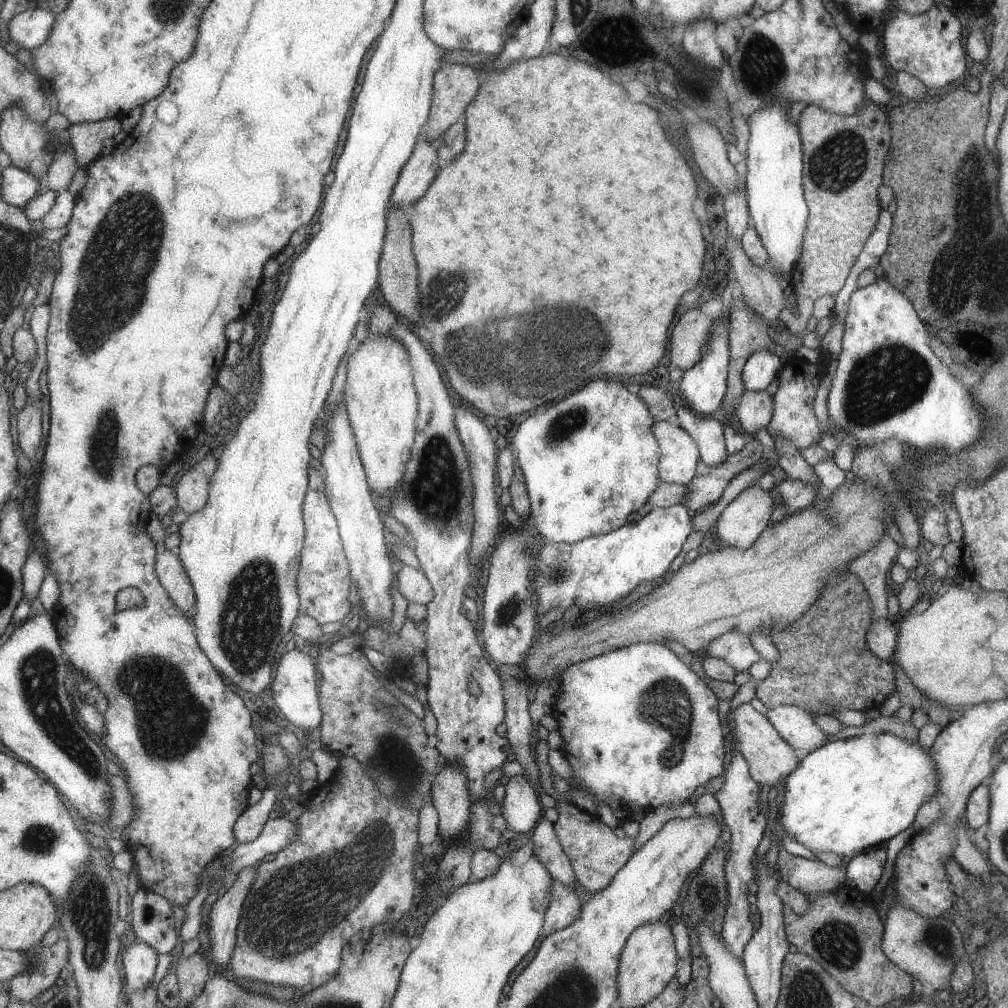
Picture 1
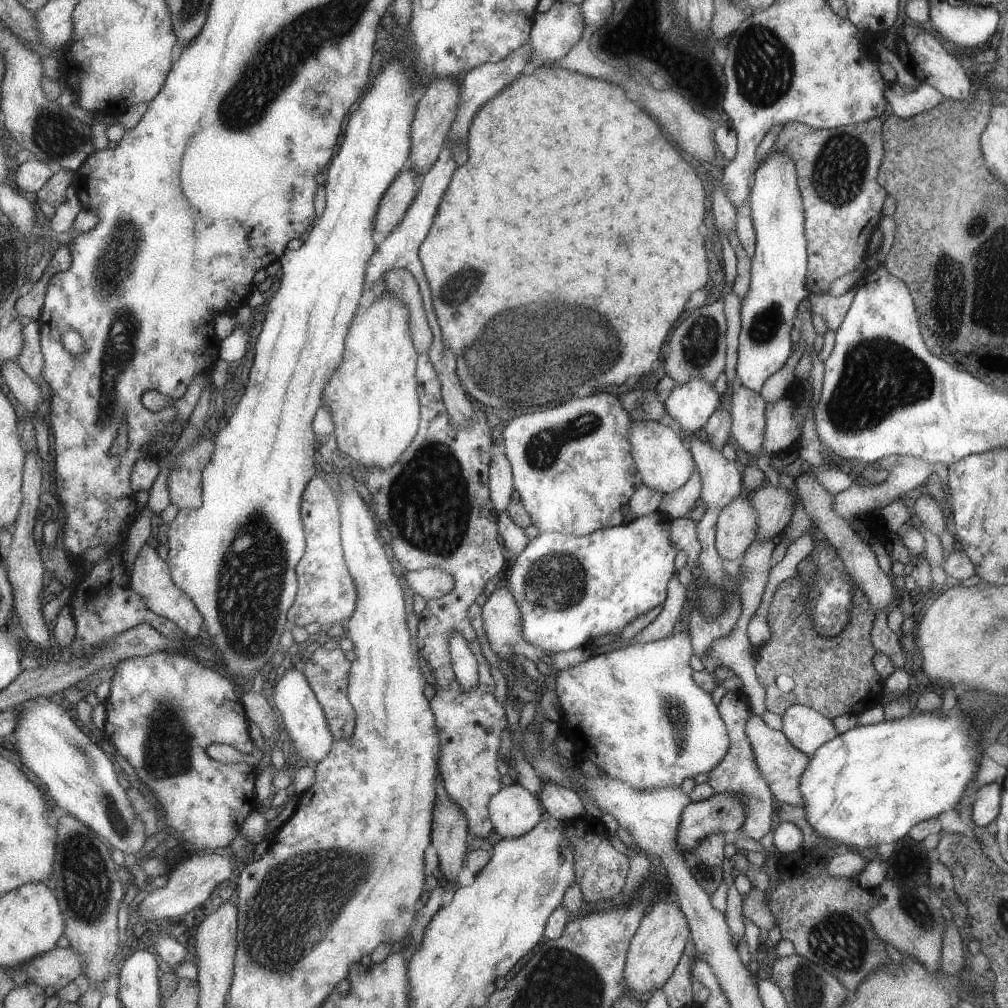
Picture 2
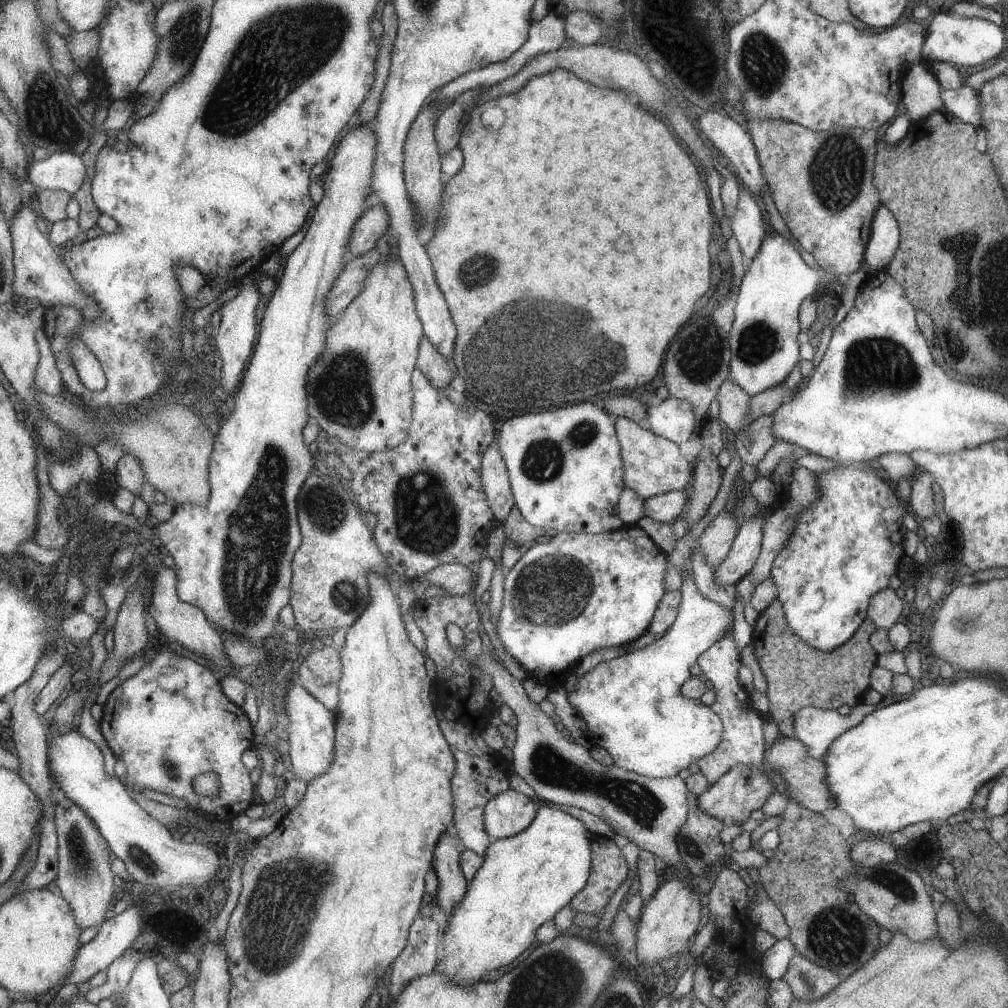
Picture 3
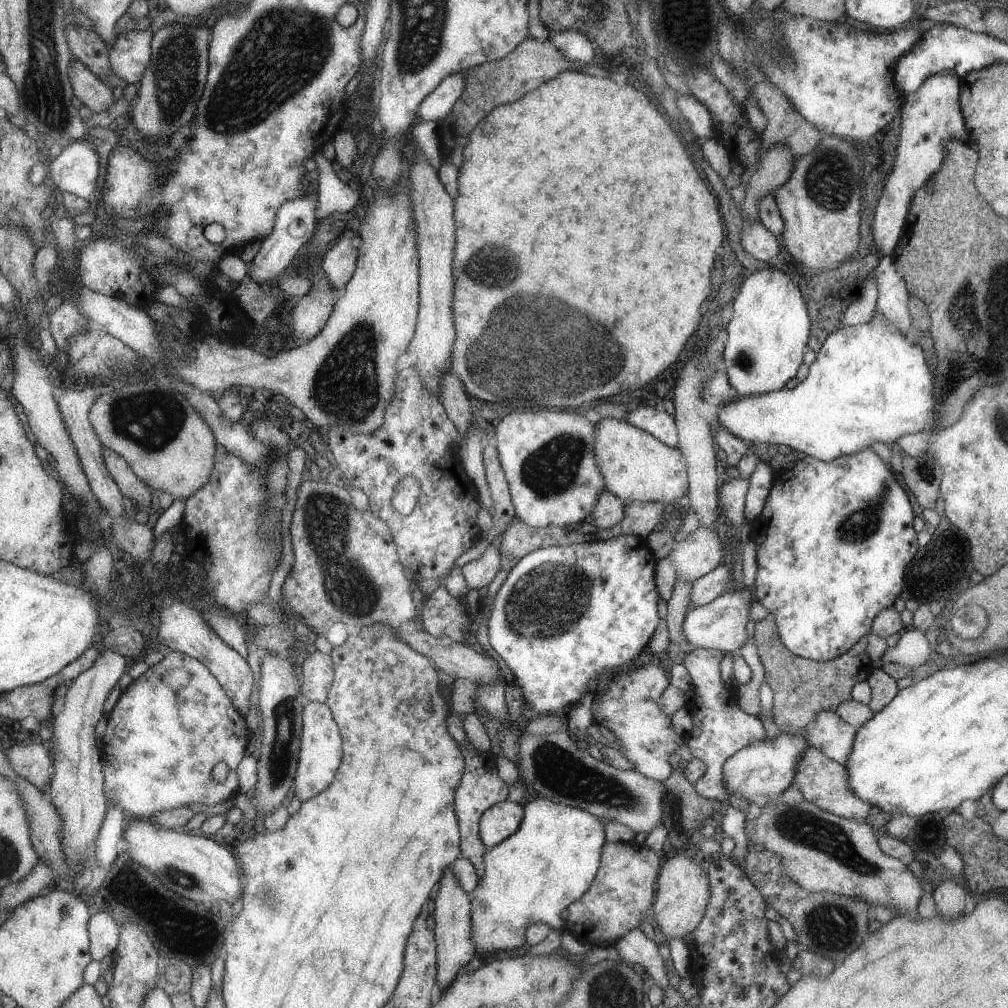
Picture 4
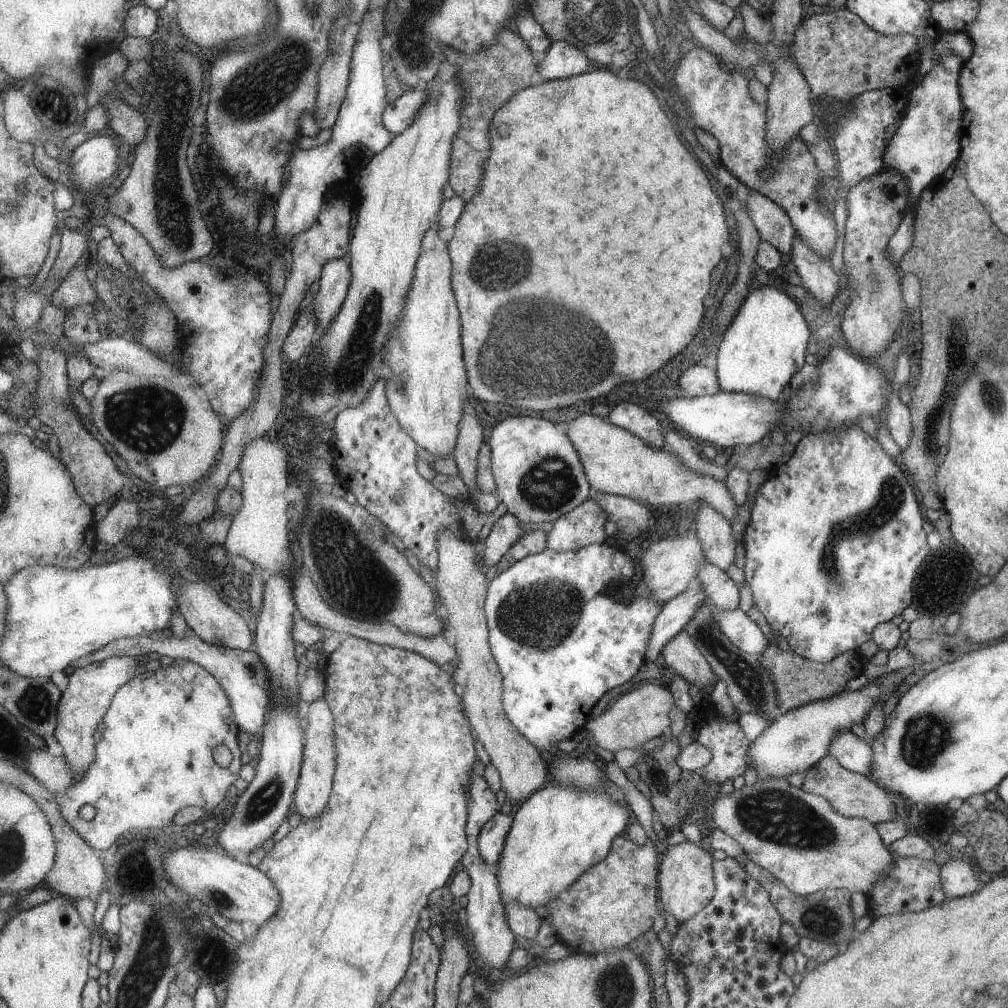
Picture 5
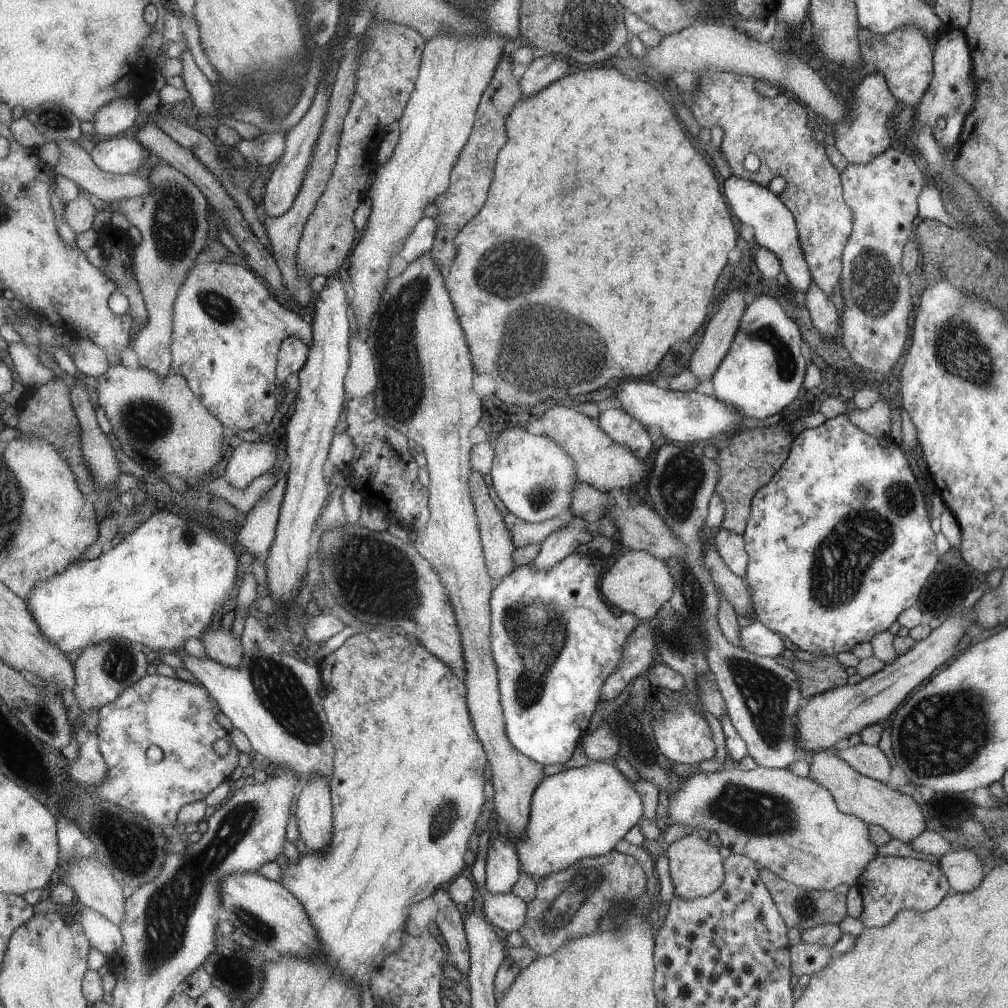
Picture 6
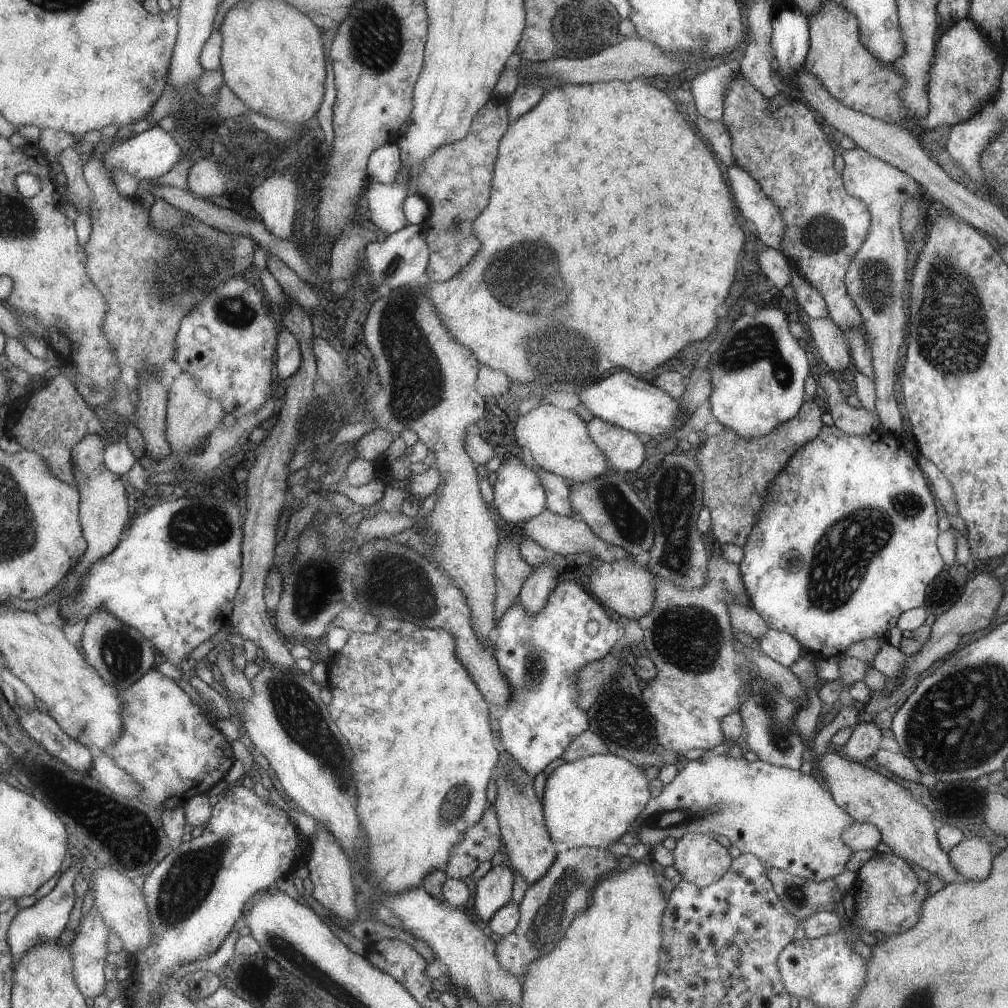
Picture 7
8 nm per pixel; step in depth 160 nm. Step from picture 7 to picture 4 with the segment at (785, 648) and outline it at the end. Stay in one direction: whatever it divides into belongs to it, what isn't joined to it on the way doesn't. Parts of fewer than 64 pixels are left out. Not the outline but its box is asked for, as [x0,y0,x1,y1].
[683,587,752,652]

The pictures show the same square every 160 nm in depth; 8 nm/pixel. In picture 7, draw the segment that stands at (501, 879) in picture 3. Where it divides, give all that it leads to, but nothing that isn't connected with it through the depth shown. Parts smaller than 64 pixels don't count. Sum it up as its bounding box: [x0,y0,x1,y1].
[541,752,651,852]

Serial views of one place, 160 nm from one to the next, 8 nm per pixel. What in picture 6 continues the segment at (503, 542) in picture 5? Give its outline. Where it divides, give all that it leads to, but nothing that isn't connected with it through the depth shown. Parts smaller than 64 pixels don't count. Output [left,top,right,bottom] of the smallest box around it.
[502,512,568,549]

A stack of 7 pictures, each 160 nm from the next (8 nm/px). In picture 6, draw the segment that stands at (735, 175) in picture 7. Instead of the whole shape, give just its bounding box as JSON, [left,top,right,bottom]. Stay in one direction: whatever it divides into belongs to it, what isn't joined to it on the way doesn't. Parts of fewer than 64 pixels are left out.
[723,175,812,298]

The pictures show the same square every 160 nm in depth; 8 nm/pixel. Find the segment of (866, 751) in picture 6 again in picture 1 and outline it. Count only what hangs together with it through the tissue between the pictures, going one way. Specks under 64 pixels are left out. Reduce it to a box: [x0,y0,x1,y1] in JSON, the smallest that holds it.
[765,705,827,754]

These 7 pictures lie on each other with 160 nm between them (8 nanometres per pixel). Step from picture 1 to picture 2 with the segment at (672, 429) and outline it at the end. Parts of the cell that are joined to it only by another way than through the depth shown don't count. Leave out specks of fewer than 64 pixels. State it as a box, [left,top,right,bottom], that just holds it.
[627,421,695,493]

